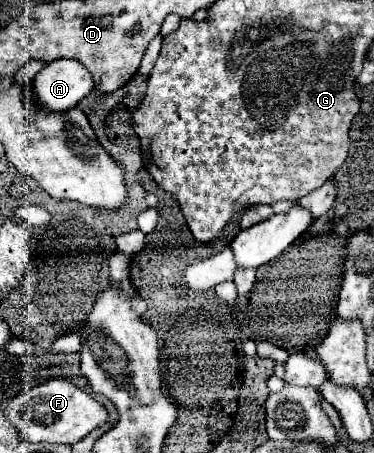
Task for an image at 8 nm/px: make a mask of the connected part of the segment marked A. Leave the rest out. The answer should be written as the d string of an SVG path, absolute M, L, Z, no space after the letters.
M53 60L33 80L37 106L51 112L63 112L77 106L93 88L93 78L83 64L75 60Z

